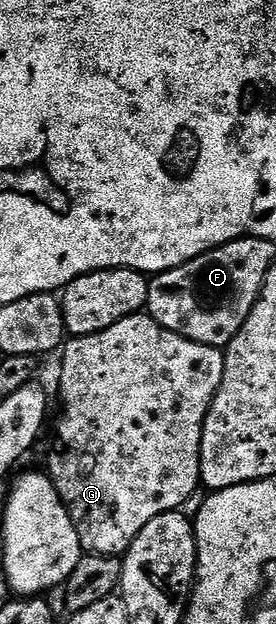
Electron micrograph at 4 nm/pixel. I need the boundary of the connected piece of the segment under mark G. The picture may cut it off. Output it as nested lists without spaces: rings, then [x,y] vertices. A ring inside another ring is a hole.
[[[148,313],[129,315],[120,321],[116,321],[116,325],[112,325],[103,331],[71,338],[61,348],[61,355],[62,416],[59,417],[58,428],[54,431],[54,444],[50,447],[48,474],[72,517],[72,525],[76,525],[76,533],[82,542],[83,552],[121,557],[126,554],[126,550],[130,548],[132,541],[136,541],[140,529],[144,529],[144,525],[148,525],[148,521],[152,521],[152,517],[160,517],[160,513],[185,508],[184,505],[193,497],[194,490],[199,490],[202,477],[200,473],[202,430],[204,429],[204,421],[210,412],[214,395],[222,384],[226,356],[219,348],[185,339],[168,329],[164,329]]]

